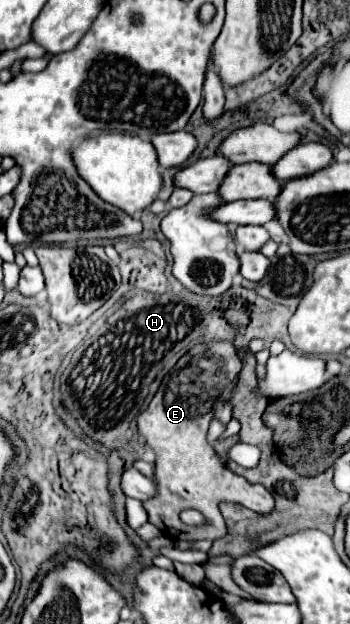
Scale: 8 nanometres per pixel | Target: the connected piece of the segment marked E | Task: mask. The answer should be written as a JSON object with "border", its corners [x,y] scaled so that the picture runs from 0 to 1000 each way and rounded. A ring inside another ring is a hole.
{"border":[[[611,550],[611,556],[594,563],[583,563],[577,553],[560,553],[469,604],[423,655],[394,668],[394,691],[406,694],[417,710],[446,723],[440,768],[451,774],[451,793],[440,800],[411,803],[411,813],[423,819],[423,835],[440,838],[486,864],[497,864],[497,854],[509,864],[526,867],[617,867],[640,861],[651,854],[651,845],[623,816],[634,803],[703,809],[709,816],[743,825],[771,825],[789,813],[783,793],[754,777],[726,777],[697,764],[663,758],[634,742],[606,713],[589,707],[600,675],[611,671],[611,646],[617,639],[651,639],[651,630],[669,627],[669,614],[680,611],[686,591],[686,569],[657,550]],[[634,553],[651,559],[634,559]],[[526,816],[566,816],[600,835],[600,841],[526,841],[514,835],[514,819]]]}

